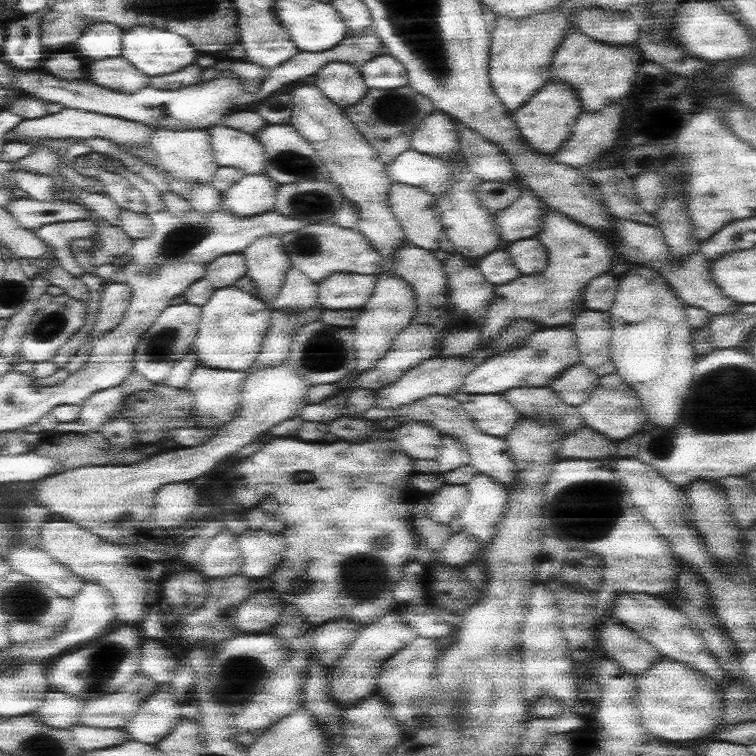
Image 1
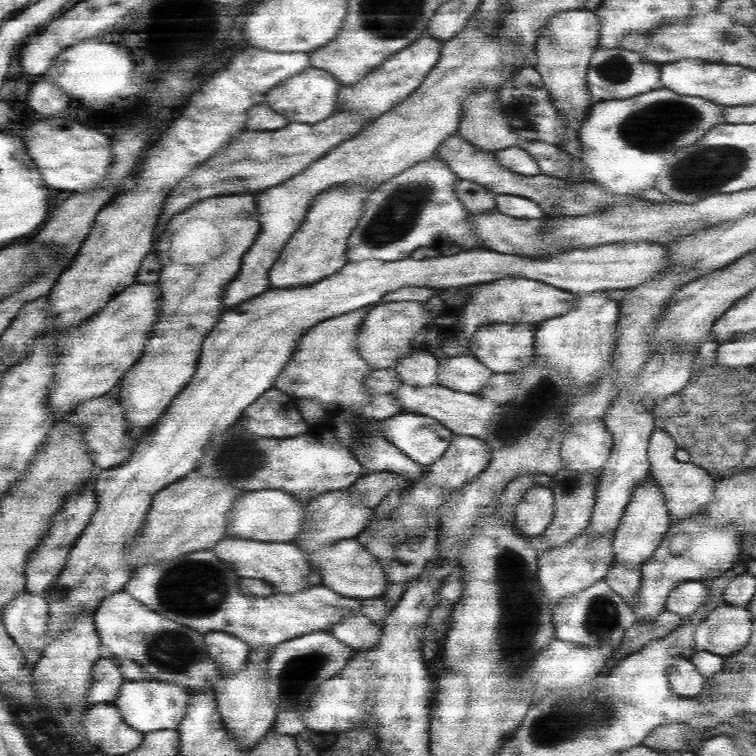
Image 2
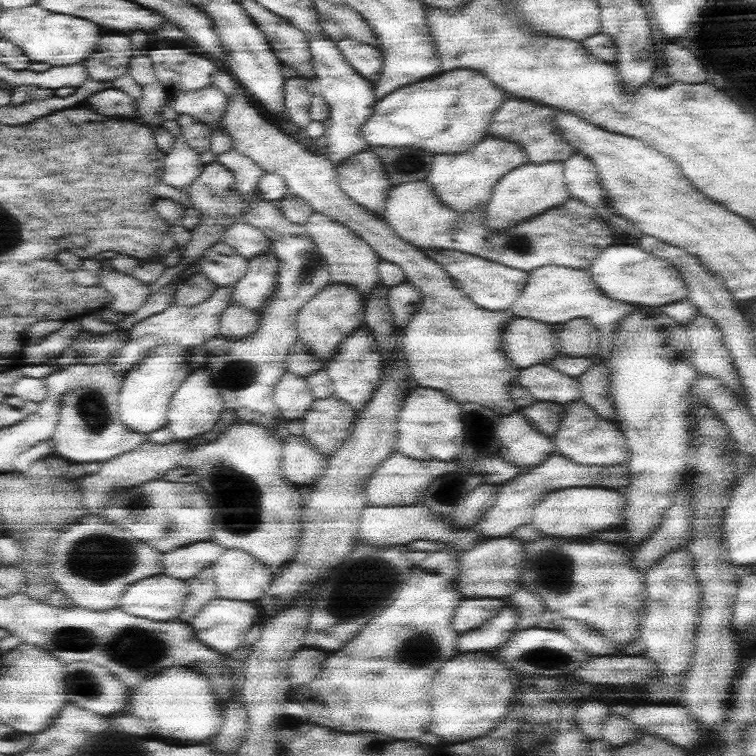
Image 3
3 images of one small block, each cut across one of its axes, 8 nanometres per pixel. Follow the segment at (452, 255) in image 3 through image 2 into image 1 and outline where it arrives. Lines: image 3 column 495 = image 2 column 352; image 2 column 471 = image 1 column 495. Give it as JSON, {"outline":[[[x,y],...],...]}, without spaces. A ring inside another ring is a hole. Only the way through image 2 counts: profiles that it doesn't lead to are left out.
{"outline":[[[505,250],[489,252],[487,256],[479,258],[475,266],[481,270],[485,280],[491,282],[493,286],[501,286],[501,284],[507,284],[507,282],[523,276],[519,272],[519,268],[513,264],[511,254],[507,254]]]}

